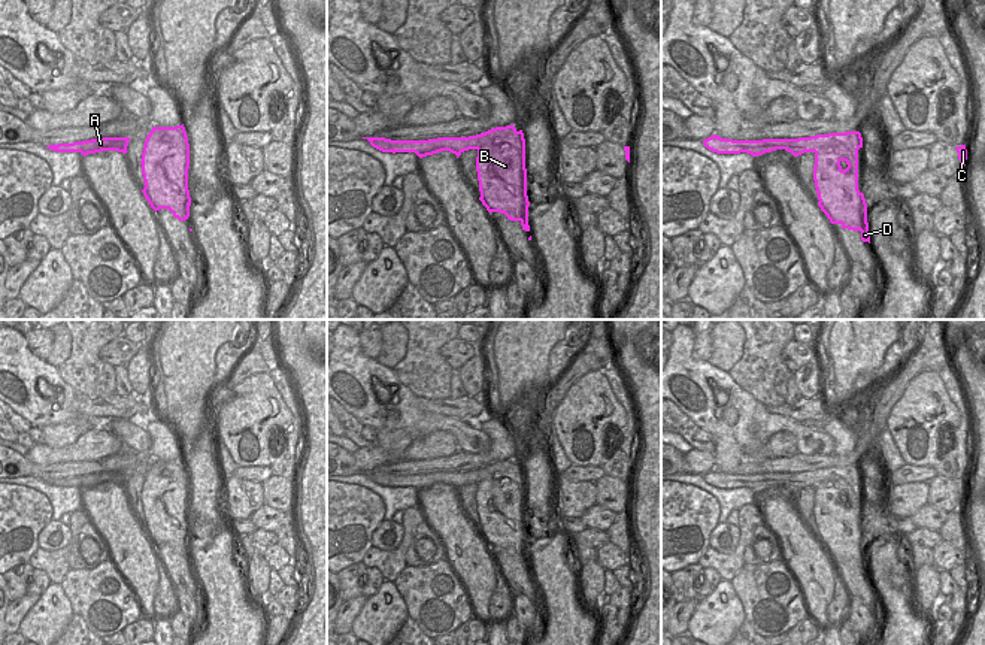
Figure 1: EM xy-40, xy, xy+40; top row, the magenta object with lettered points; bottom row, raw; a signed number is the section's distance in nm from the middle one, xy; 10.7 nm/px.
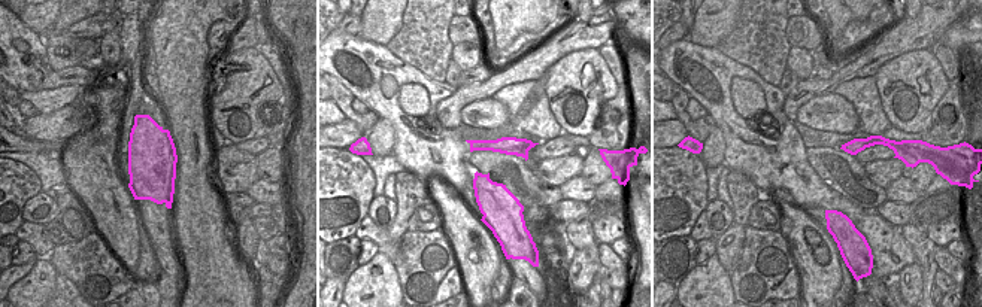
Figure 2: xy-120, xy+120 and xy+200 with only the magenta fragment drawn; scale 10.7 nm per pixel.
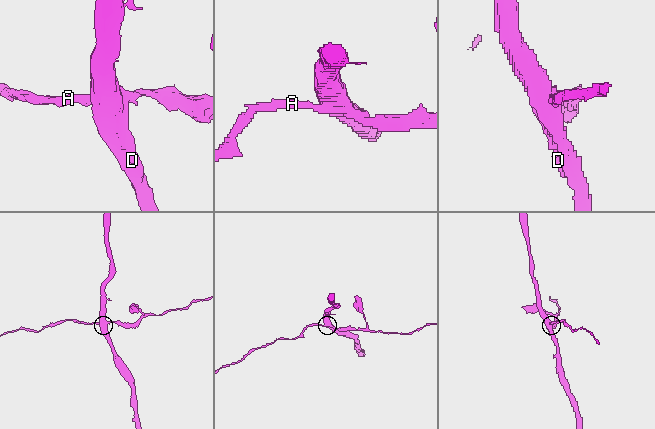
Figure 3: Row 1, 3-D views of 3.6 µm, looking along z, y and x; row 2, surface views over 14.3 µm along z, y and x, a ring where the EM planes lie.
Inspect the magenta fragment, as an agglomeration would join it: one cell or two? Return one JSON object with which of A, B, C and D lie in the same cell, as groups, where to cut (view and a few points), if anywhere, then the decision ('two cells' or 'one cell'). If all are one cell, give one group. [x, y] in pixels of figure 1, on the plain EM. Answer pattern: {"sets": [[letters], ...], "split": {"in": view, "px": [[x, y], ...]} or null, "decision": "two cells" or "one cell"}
{"sets": [["A", "C"], ["B", "D"]], "split": {"in": "xy-40", "px": [[163, 465], [163, 475], [175, 480], [182, 471], [188, 481]]}, "decision": "two cells"}

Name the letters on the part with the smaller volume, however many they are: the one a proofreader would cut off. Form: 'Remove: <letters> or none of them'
Remove: A, C.

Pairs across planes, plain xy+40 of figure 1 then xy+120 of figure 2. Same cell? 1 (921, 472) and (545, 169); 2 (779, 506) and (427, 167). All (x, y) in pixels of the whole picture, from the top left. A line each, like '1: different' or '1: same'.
1: different
2: different

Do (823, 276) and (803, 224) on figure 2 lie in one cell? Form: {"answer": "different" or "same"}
{"answer": "same"}

